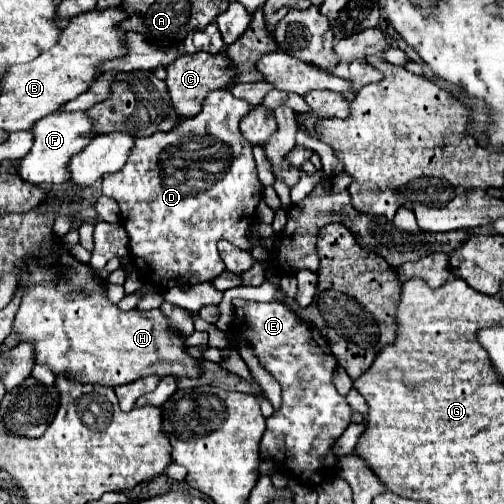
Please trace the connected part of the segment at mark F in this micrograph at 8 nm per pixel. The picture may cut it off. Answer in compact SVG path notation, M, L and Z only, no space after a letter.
M54 112L42 120L38 120L32 128L34 132L34 146L28 156L20 160L20 176L36 186L50 186L50 184L64 184L70 180L68 176L68 160L82 152L96 132L92 132L92 118L86 112Z

